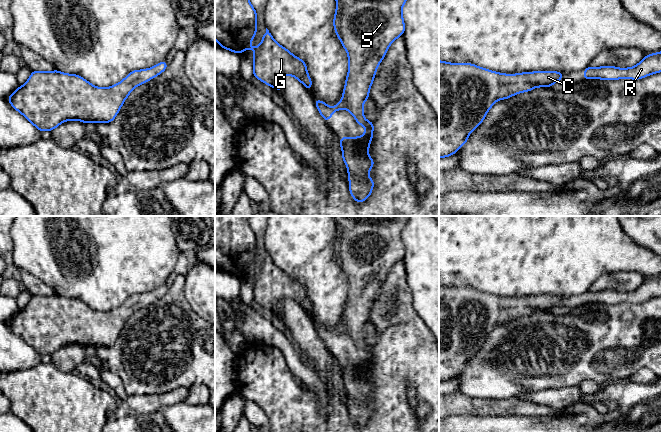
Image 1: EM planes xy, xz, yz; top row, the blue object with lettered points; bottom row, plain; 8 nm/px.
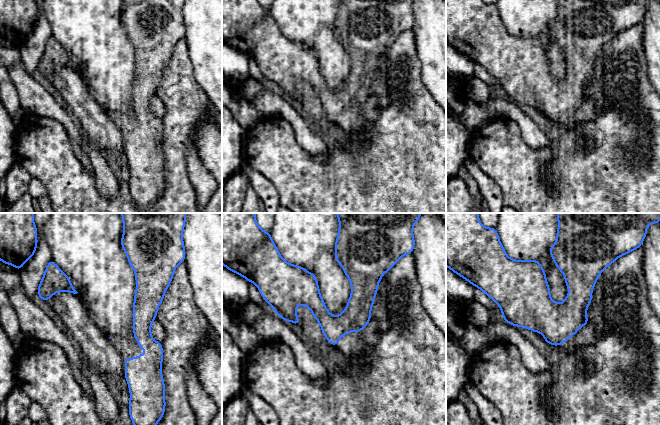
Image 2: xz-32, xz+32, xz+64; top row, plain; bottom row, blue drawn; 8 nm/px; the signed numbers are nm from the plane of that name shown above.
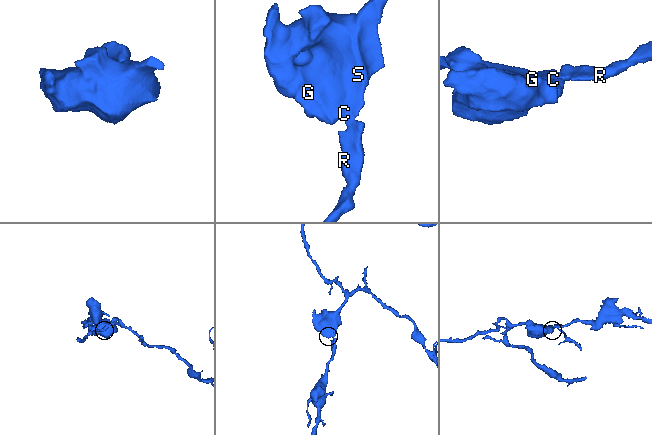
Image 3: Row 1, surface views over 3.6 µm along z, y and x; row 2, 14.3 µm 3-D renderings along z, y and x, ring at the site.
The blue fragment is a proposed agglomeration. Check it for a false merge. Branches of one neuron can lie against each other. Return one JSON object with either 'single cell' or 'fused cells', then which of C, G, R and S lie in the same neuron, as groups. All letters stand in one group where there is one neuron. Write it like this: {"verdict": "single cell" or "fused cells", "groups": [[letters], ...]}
{"verdict": "single cell", "groups": [["C", "G", "R", "S"]]}

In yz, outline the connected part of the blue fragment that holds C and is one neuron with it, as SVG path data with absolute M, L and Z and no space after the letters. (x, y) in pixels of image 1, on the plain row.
M439 284L439 382L455 378L466 367L469 358L482 347L496 325L536 311L551 311L561 305L563 299L563 296L556 295L503 298L471 287Z

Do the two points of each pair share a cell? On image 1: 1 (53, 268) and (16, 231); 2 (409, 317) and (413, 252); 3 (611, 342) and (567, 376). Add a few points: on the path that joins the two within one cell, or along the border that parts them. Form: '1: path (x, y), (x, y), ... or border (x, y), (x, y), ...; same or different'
1: path (44, 259), (25, 240); same
2: border (405, 268), (412, 306), (417, 314); different
3: path (600, 343), (578, 365); same

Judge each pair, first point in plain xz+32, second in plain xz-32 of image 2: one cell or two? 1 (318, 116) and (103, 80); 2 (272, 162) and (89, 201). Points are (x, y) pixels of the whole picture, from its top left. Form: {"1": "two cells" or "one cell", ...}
{"1": "two cells", "2": "one cell"}

